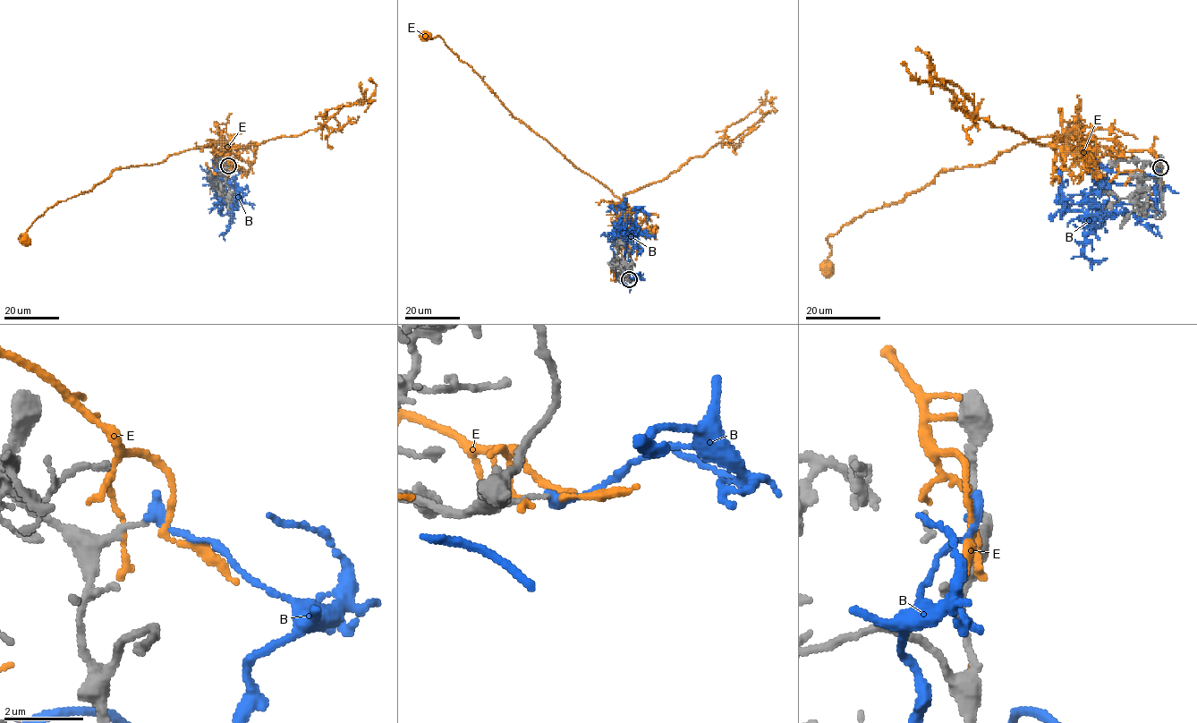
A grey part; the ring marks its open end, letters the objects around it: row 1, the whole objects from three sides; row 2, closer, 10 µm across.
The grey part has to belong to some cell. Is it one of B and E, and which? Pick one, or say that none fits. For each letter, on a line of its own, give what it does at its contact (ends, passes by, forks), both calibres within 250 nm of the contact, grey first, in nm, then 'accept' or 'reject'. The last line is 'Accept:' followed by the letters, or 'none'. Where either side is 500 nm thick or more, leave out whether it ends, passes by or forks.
B: it ends there; 120 nm thick on the grey side, 320 nm on the other; reject
E: it passes by; 280 nm thick on the grey side, 110 nm on the other; reject
Accept: none

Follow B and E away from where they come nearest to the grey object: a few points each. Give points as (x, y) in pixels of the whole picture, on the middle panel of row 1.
B: (629, 279), (640, 276), (626, 267), (625, 242), (618, 240), (623, 208), (606, 212)
E: (628, 279), (615, 270), (614, 246), (615, 233), (627, 218), (627, 203), (514, 118), (442, 38), (424, 37)

